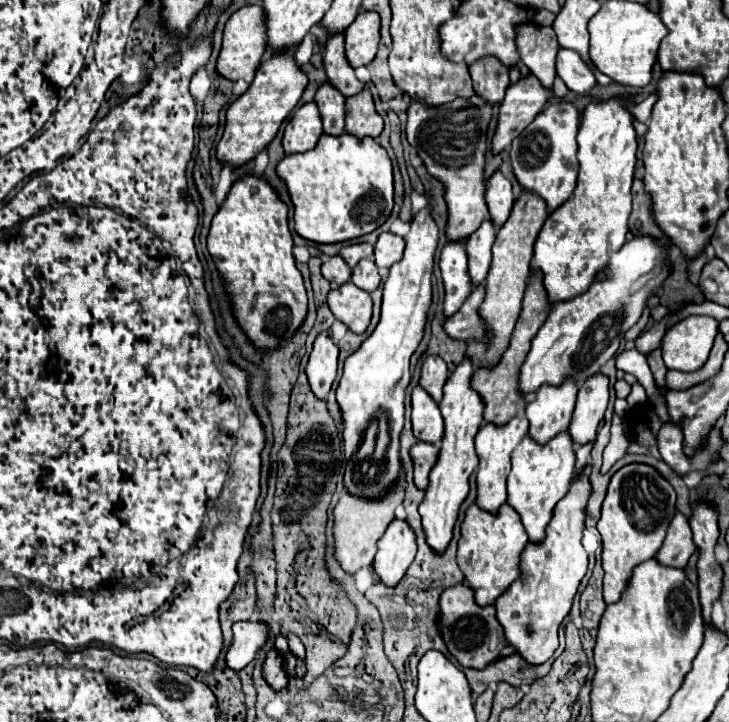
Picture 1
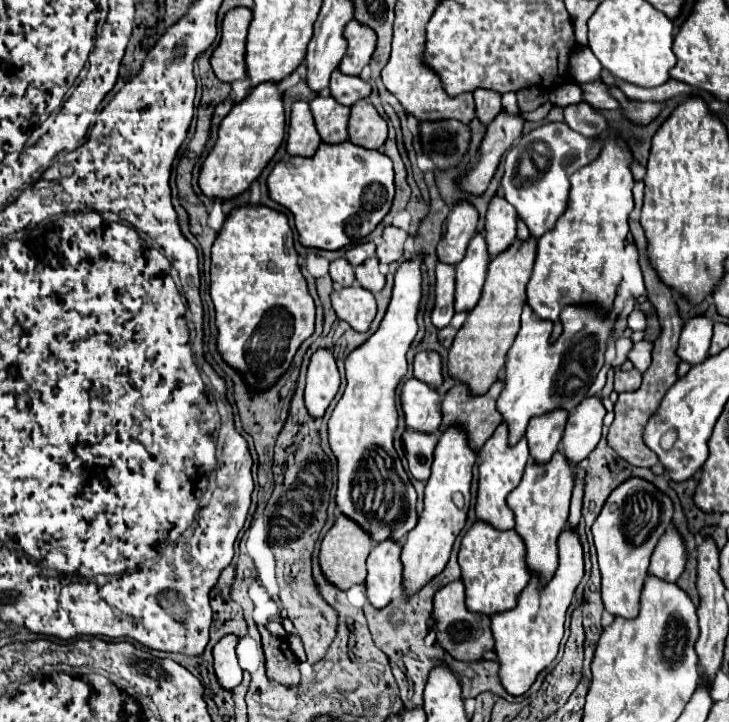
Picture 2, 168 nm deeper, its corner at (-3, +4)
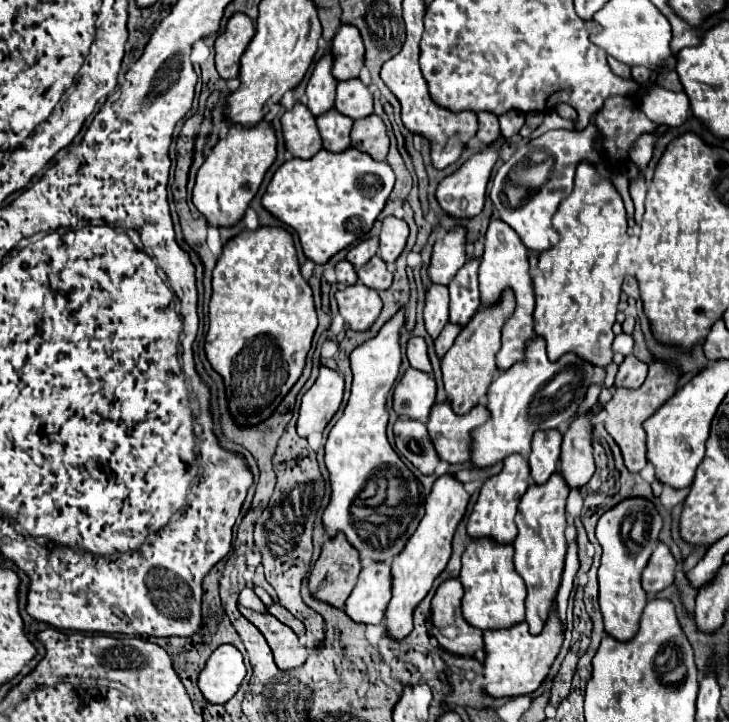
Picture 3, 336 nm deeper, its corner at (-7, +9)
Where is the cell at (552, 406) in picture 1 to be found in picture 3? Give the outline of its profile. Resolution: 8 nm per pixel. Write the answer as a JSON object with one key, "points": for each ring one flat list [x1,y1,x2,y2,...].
{"points":[[559,429,537,431,533,435,529,467,531,467,531,477,535,483,545,483,545,479,549,479,553,471,557,471,561,437,563,435,559,433]]}

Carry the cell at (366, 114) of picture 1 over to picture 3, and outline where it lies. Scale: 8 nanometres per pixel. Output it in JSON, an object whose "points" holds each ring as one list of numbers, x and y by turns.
{"points":[[375,113,357,119,351,131,351,147,357,147,359,151,373,155,373,159,383,161,389,151,389,137,383,119]]}

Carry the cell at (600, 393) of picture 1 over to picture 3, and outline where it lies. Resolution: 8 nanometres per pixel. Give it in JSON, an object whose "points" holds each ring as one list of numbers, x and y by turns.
{"points":[[591,415,575,417,565,435,561,445,561,475,565,477,569,487,583,487,593,471,593,425]]}

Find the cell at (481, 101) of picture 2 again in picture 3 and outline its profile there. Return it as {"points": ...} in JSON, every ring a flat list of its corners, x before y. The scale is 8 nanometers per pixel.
{"points":[[481,111,479,115,479,131,477,131,477,139,483,145,493,143,499,137,499,121,497,115,493,115,491,111]]}

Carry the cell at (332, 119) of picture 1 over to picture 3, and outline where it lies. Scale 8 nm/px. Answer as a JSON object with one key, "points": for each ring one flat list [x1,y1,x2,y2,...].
{"points":[[329,109,323,115,317,117,317,127,323,137,323,149,329,151,341,151,351,145,351,125,353,119,347,115,341,115,337,109]]}

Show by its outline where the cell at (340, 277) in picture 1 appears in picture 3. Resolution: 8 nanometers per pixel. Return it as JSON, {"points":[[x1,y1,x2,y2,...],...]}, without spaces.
{"points":[[343,259,343,261,339,261,335,265,335,273,337,273,337,283,341,283,345,287,357,283,357,271,355,271,355,267,347,259]]}

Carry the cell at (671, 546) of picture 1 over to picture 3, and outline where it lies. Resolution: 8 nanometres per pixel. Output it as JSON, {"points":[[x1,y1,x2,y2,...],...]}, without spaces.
{"points":[[659,543,641,575,643,589,647,593,659,593,661,589,669,587,675,581,675,567,677,561,671,555,671,549,665,543]]}

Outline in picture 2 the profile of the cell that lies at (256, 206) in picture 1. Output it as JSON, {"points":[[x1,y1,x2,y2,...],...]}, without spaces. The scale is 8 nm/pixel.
{"points":[[243,206,231,212,213,244,211,256,211,300,215,306,217,352,223,362,241,374,249,392,269,390,291,366,295,352,315,330,315,304,299,270,293,248,293,232,287,216,267,206]]}

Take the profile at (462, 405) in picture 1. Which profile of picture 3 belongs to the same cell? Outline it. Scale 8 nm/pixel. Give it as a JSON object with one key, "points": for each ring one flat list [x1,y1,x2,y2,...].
{"points":[[445,473,437,477,433,483,431,495,425,503,425,517,421,519,417,531,409,537,403,551,393,559,391,571,393,571,393,597,387,607,387,631,393,639,409,635,413,629,413,609,425,599,429,593,435,577,445,569,449,557,451,557,451,541,457,531,457,525,465,517,469,493,465,491,465,485,455,479,453,473]]}

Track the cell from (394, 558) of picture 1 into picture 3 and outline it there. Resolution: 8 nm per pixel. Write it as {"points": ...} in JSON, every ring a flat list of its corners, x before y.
{"points":[[371,561,361,569,359,581,345,603,345,611,357,623,379,625,385,621,391,589,393,589,391,565,383,561]]}

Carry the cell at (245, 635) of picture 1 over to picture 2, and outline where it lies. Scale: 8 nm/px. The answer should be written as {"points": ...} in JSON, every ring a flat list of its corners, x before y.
{"points":[[229,634,225,638,221,638,215,648,213,648,213,668,215,668,215,676,217,682,223,690,233,690,235,686,241,684,243,674,239,674,239,662,237,662,237,654,235,654,235,646,237,646,237,636]]}

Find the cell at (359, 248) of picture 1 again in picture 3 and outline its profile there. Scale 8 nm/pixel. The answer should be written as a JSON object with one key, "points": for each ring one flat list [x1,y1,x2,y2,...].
{"points":[[369,237,369,239,357,243,357,245,347,253,347,261,351,261,351,263,355,265,355,269,359,269,359,267,365,265,377,251,379,251,379,237]]}

